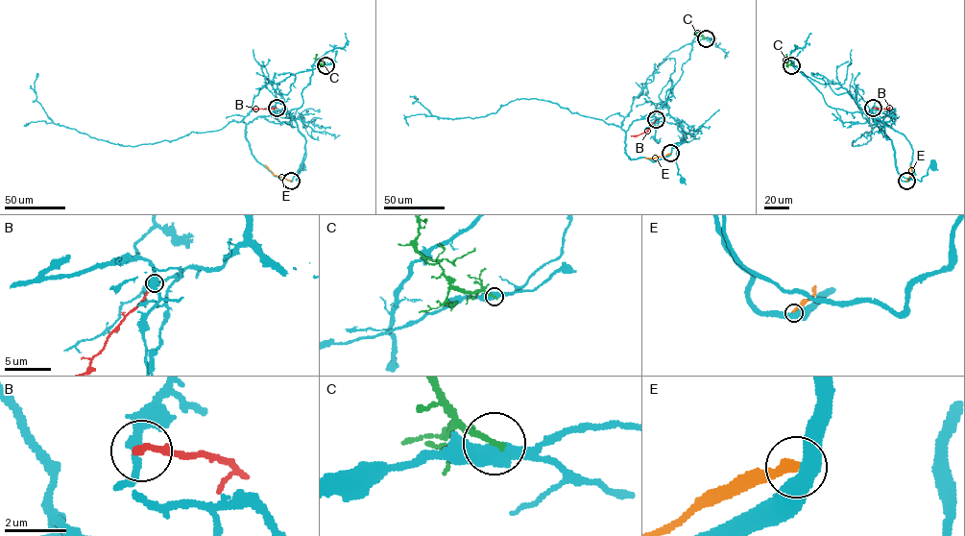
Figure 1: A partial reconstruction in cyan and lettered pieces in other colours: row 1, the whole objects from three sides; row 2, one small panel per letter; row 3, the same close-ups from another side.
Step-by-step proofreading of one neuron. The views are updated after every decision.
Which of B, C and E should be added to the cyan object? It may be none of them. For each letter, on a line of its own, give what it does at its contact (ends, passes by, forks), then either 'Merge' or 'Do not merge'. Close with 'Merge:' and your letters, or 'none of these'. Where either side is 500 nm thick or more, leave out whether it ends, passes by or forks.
B: It ends there. Do not merge
C: Do not merge
E: Do not merge
Merge: none of these

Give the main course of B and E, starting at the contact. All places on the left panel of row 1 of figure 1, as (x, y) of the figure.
B: (277, 108), (253, 109), (252, 106)
E: (291, 181), (274, 174), (265, 164)

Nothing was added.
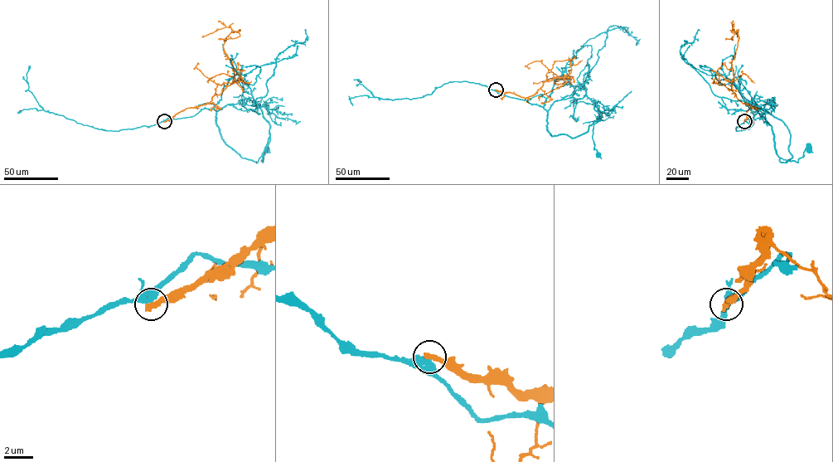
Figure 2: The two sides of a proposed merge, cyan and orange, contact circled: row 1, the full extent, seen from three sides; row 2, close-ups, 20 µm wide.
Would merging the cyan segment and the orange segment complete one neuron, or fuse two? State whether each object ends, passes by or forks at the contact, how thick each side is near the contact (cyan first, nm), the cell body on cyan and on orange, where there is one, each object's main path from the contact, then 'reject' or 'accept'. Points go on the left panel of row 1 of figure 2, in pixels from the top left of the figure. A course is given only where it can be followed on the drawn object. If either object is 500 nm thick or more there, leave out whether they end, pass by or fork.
cyan forks there; orange ends there; 280 nm thick on the cyan side, 400 nm on the other; cell body of cyan at (267, 149); no cell body on orange; cyan runs (164, 121), (193, 116), (205, 109), (218, 110), (249, 99), (259, 105), (270, 126), (263, 162), (267, 149); orange runs (164, 121), (208, 104), (232, 82), (223, 44), (231, 32), (239, 32), (225, 26), (201, 36); reject

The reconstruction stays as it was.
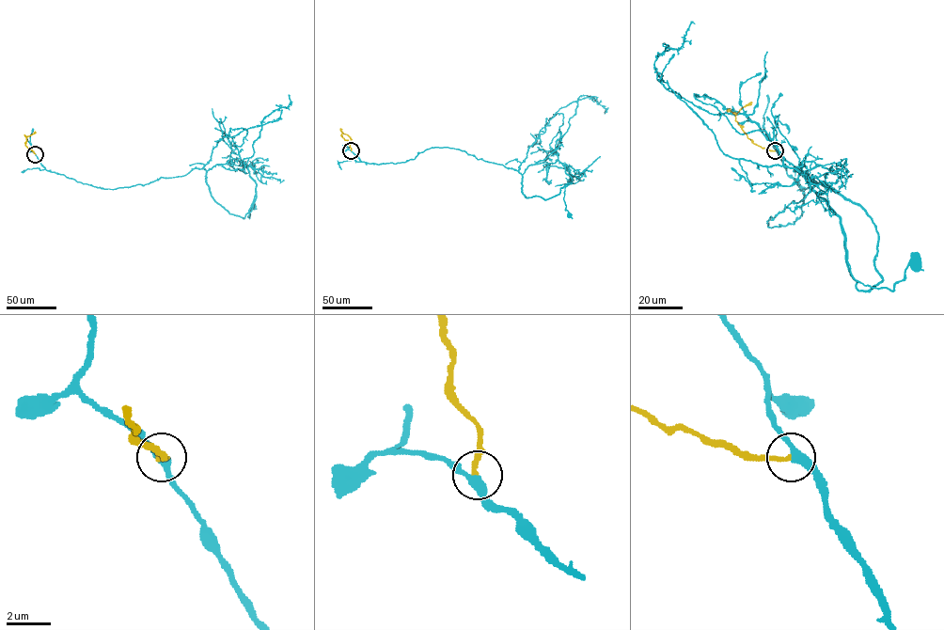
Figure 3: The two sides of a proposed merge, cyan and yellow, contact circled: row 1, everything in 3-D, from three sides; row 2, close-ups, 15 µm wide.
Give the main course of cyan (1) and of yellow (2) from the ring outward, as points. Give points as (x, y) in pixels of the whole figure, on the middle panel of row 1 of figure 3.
1: (351, 150), (396, 164), (447, 147), (522, 174), (558, 161), (572, 181), (569, 214)
2: (351, 150), (349, 142), (341, 135), (342, 133), (351, 140)

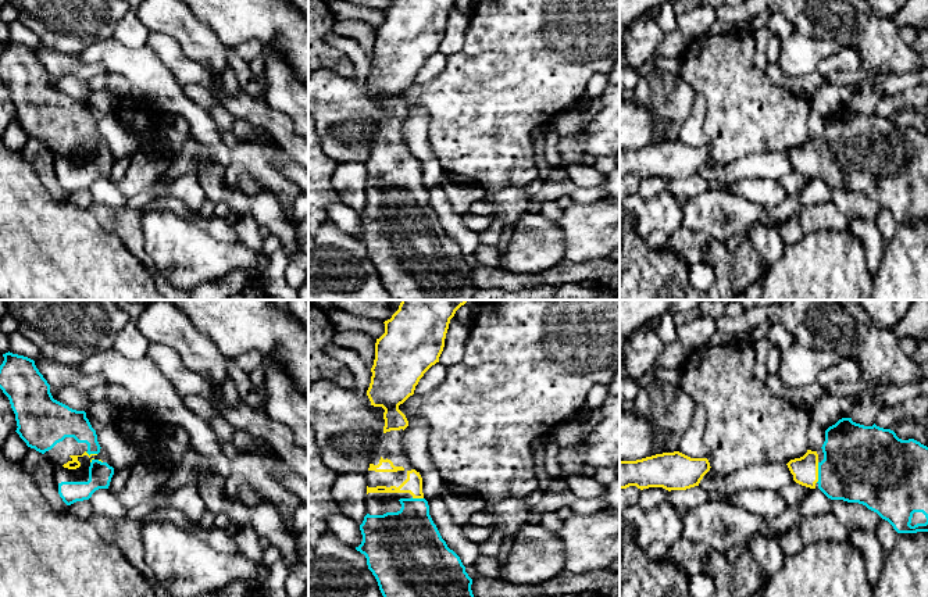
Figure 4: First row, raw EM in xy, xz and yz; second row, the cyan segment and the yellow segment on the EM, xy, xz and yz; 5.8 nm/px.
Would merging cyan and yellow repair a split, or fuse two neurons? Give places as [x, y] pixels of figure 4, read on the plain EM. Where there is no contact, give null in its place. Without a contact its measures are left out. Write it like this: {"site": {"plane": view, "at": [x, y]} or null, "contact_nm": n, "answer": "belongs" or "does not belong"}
{"site": {"plane": "yz", "at": [818, 161]}, "contact_nm": 120, "answer": "belongs"}

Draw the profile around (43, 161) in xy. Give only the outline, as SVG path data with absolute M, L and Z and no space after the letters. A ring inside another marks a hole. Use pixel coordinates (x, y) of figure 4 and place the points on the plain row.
M28 136L28 143L22 149L21 155L35 168L51 197L56 200L64 200L67 197L54 172L54 157L42 142Z

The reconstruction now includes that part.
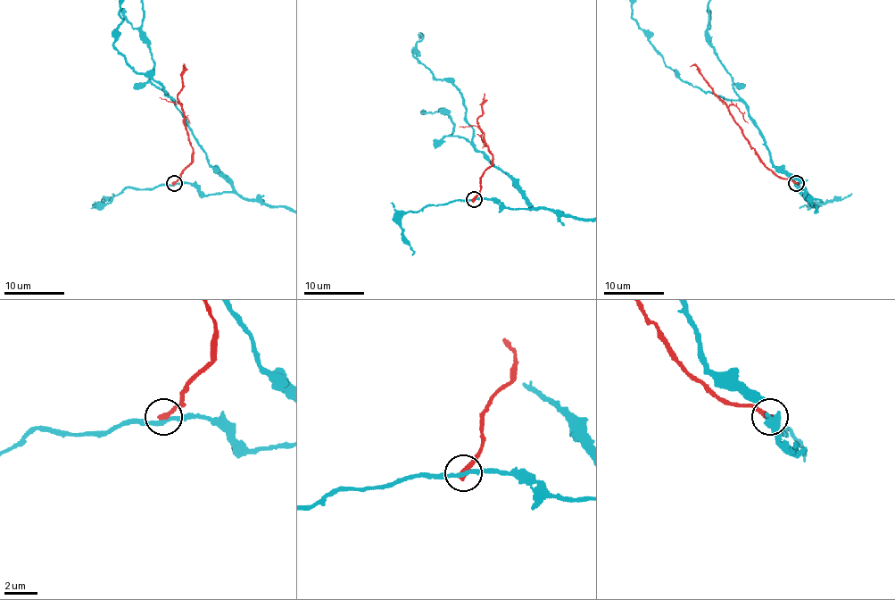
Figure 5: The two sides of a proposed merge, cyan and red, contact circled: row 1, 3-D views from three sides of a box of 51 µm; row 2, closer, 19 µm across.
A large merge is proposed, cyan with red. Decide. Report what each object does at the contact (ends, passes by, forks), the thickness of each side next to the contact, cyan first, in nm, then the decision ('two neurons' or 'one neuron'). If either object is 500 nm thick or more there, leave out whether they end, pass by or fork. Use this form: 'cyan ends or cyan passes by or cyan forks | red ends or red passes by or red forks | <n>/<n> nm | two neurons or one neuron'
cyan passes by | red ends | 260/380 nm | two neurons

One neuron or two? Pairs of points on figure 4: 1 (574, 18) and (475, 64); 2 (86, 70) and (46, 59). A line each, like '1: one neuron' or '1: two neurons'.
1: one neuron
2: one neuron

